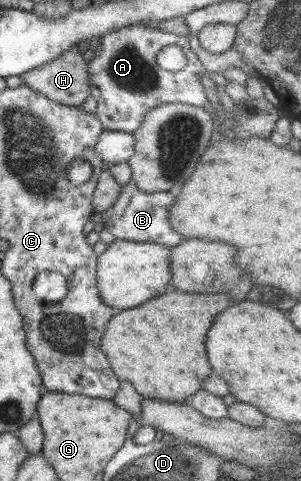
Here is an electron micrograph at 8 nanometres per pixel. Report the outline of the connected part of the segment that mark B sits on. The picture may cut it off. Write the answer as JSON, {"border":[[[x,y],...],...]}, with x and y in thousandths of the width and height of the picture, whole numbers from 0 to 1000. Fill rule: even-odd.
{"border":[[[422,380],[405,387],[382,420],[355,437],[332,441],[329,472],[359,478],[389,499],[429,503],[508,503],[542,511],[578,514],[608,499],[605,491],[581,482],[558,459],[558,428],[578,418],[578,401],[528,397],[478,401],[449,385]]]}

